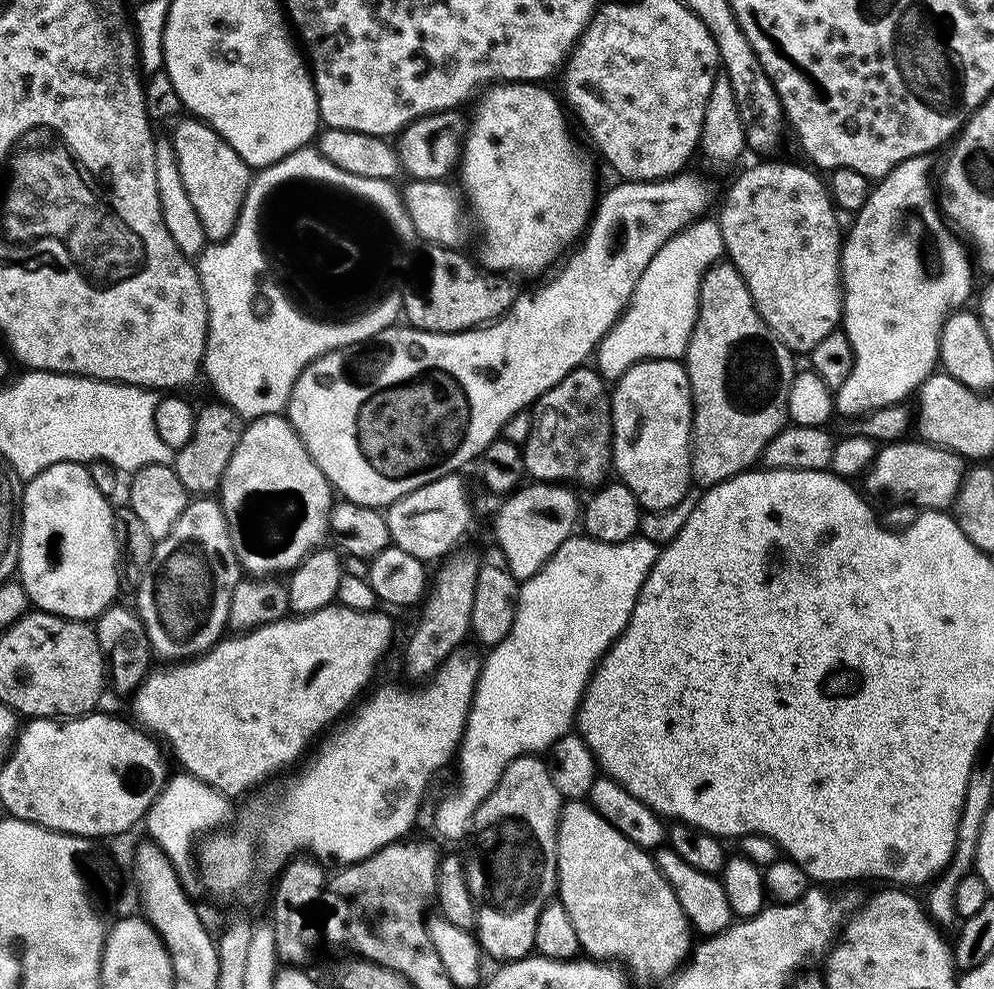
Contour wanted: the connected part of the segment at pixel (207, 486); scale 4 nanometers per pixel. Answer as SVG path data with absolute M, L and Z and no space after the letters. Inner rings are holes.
M227 403L208 404L196 413L194 434L186 446L178 449L174 456L174 469L178 481L188 494L196 498L208 498L219 489L222 478L226 474L226 466L230 466L230 458L238 446L246 427L245 421Z

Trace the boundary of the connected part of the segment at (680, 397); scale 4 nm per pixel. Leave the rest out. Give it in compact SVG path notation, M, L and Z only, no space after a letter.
M643 359L640 363L626 370L620 379L615 381L610 395L612 397L612 468L614 472L620 475L617 476L619 483L626 485L630 490L630 494L634 494L634 498L638 498L641 509L650 512L661 512L670 506L674 506L674 502L682 502L682 498L687 494L692 484L692 391L688 381L687 367L679 359Z

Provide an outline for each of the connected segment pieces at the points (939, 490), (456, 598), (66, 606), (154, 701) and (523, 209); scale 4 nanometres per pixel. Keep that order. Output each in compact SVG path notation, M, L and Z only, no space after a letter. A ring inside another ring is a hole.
M905 438L883 445L863 480L870 491L881 492L888 500L913 504L916 510L948 510L953 507L965 471L965 457L957 452L939 448L936 444L925 444L919 438Z
M460 552L457 556L449 555L441 566L436 584L431 585L426 601L419 609L420 617L416 620L416 629L404 648L404 672L412 682L424 682L432 676L443 660L451 652L469 639L470 610L474 610L474 586L478 586L478 570L481 561L476 560L468 552Z
M62 461L42 470L22 488L20 506L20 562L18 583L39 611L58 614L71 620L95 621L111 604L117 603L116 591L122 585L122 555L116 547L116 518L109 497L92 481L83 463Z
M329 606L308 615L293 615L291 618L285 618L273 624L264 624L261 628L254 628L250 632L232 634L227 638L222 638L212 648L208 649L203 656L176 662L171 666L160 666L164 668L158 669L157 672L156 669L149 671L130 700L132 712L136 715L134 717L135 723L163 741L167 751L171 755L172 752L176 755L177 762L181 764L179 767L185 773L201 779L202 782L208 783L212 788L217 788L218 791L229 798L236 798L239 792L248 792L255 784L262 783L271 772L276 772L279 768L294 763L296 759L299 761L305 755L305 753L303 754L304 747L312 739L315 741L329 725L339 721L357 703L356 695L367 686L372 675L376 672L376 667L380 664L380 659L387 654L388 647L392 644L392 620L386 613L380 611L359 612L349 608ZM172 684L180 684L180 692Z
M540 82L491 85L483 93L485 96L475 101L476 109L470 114L470 127L458 161L459 187L468 191L467 207L468 204L472 207L480 223L484 245L480 248L479 263L489 272L513 274L551 269L566 249L581 239L598 200L594 194L592 164L568 133L561 101L557 97L556 101L544 87Z

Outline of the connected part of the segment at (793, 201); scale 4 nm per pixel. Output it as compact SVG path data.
M756 164L746 169L729 186L718 223L727 259L740 271L760 317L794 354L810 354L827 334L837 331L843 317L840 277L842 228L840 230L836 221L838 212L825 181L820 181L811 167L800 164Z

